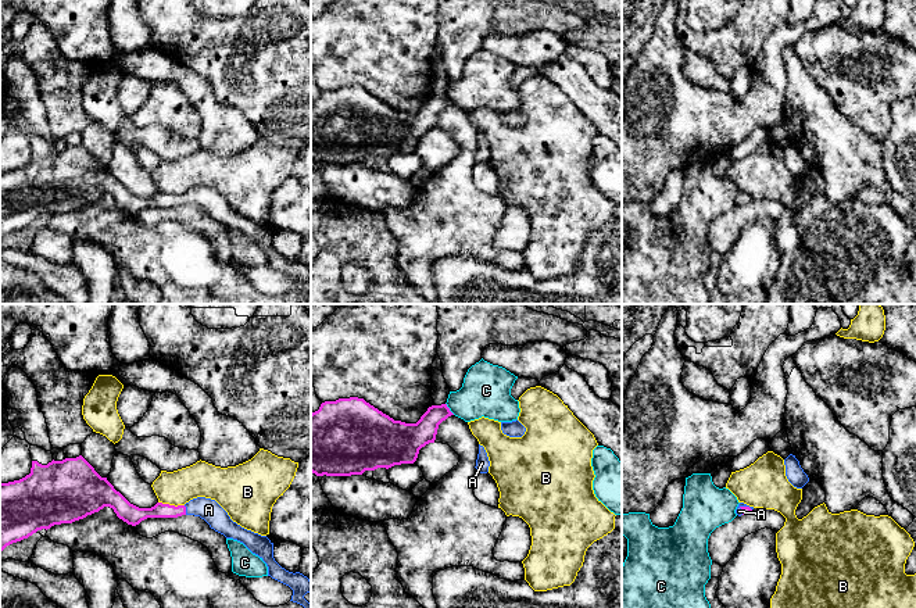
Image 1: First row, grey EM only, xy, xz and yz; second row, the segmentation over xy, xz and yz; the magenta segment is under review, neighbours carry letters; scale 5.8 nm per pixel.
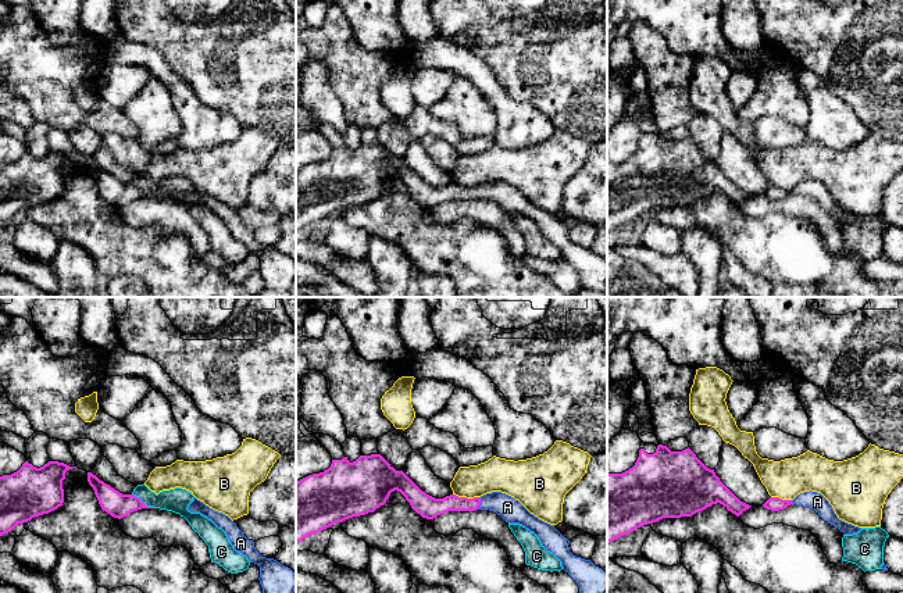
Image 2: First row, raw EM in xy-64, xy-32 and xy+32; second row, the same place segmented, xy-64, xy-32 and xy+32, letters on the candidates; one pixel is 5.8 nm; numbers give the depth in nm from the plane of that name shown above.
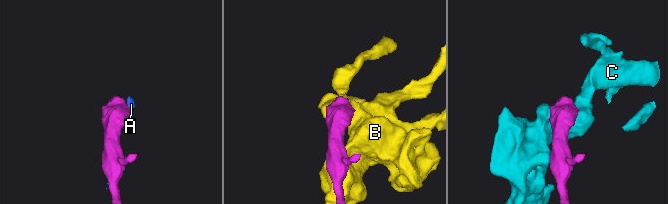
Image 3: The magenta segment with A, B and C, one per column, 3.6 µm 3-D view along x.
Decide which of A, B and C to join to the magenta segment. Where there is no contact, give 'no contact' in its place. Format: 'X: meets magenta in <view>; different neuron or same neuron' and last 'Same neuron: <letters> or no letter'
A: meets magenta in xy; same neuron
B: meets magenta in xy; different neuron
C: meets magenta in xz; different neuron
Same neuron: A

